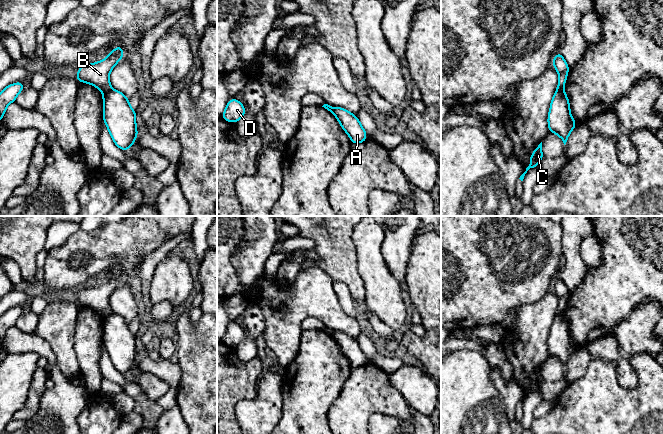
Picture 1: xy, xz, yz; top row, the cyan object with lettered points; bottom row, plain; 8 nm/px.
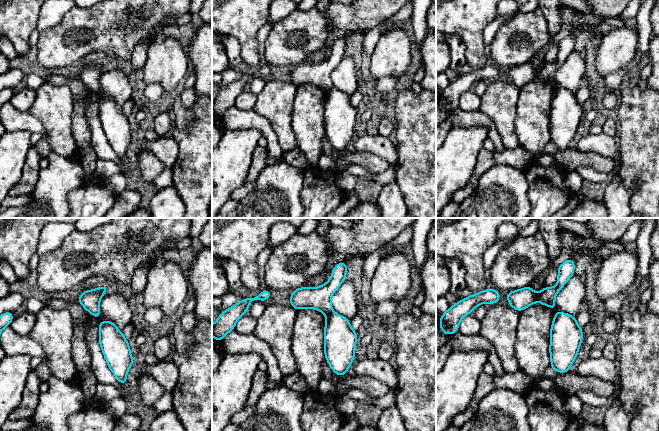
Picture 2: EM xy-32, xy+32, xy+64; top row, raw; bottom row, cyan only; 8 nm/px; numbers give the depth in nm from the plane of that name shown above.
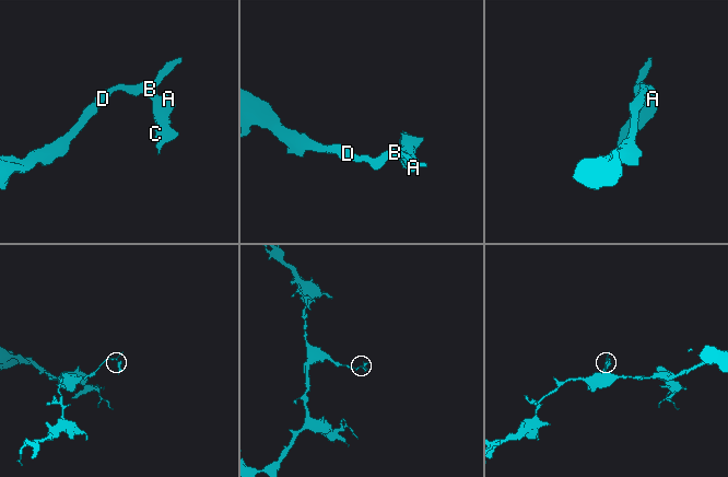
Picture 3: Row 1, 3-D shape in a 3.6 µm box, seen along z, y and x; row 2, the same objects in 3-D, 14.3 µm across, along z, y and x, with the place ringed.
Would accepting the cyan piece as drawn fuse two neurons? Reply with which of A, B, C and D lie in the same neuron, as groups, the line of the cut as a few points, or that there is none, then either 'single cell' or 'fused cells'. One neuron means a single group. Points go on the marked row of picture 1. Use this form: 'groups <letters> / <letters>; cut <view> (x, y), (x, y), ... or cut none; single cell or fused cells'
groups A C / B D; cut xy (111, 89), (104, 95); fused cells

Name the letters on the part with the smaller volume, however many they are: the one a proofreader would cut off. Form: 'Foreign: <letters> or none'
Foreign: A, C

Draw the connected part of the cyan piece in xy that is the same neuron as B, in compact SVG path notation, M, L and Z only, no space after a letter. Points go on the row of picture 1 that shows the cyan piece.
M118 44L117 48L110 51L110 55L104 60L82 65L77 72L77 76L74 78L76 81L89 83L94 87L97 87L103 95L111 91L111 85L109 80L109 73L113 67L124 56L121 44Z

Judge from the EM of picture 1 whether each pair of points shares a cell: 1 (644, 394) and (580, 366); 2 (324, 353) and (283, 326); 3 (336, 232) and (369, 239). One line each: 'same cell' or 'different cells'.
1: different cells
2: different cells
3: different cells

